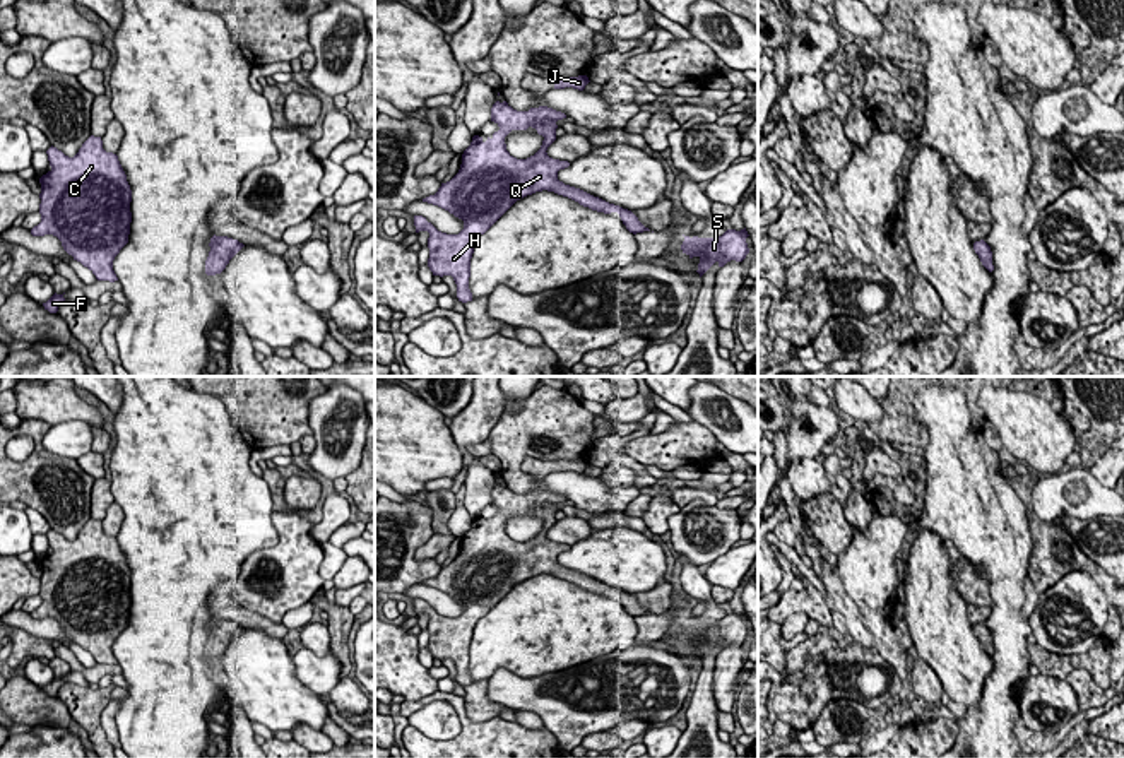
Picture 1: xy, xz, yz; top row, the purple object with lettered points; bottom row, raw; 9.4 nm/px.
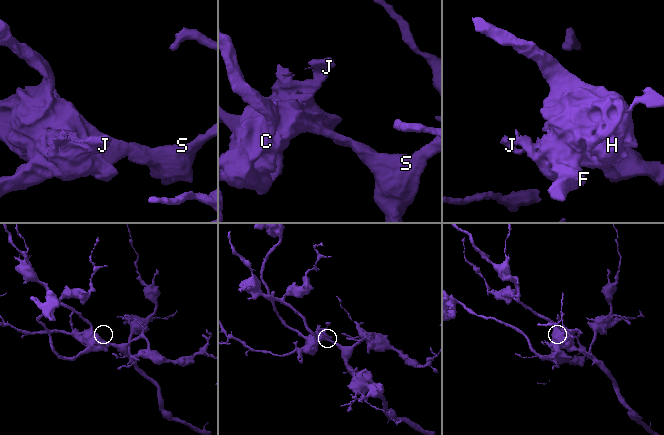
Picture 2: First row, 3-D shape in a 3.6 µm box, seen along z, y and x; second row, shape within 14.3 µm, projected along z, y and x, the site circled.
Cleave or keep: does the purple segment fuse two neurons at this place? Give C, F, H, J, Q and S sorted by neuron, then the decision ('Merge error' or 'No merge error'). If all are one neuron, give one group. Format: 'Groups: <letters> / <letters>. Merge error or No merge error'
Groups: C F H J Q S. No merge error

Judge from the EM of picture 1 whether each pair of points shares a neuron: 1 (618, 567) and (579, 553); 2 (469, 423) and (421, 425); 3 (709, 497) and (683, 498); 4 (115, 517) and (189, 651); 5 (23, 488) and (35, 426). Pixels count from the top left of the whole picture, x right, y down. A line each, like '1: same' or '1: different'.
1: same
2: different
3: same
4: different
5: same

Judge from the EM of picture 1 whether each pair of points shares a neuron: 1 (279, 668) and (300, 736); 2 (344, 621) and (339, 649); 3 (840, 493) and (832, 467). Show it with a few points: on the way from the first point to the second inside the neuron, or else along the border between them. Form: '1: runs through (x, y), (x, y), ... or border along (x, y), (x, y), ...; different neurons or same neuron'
1: runs through (279, 685), (279, 693), (305, 719); same neuron
2: runs through (339, 628), (339, 642); same neuron
3: runs through (839, 486), (834, 474); same neuron

